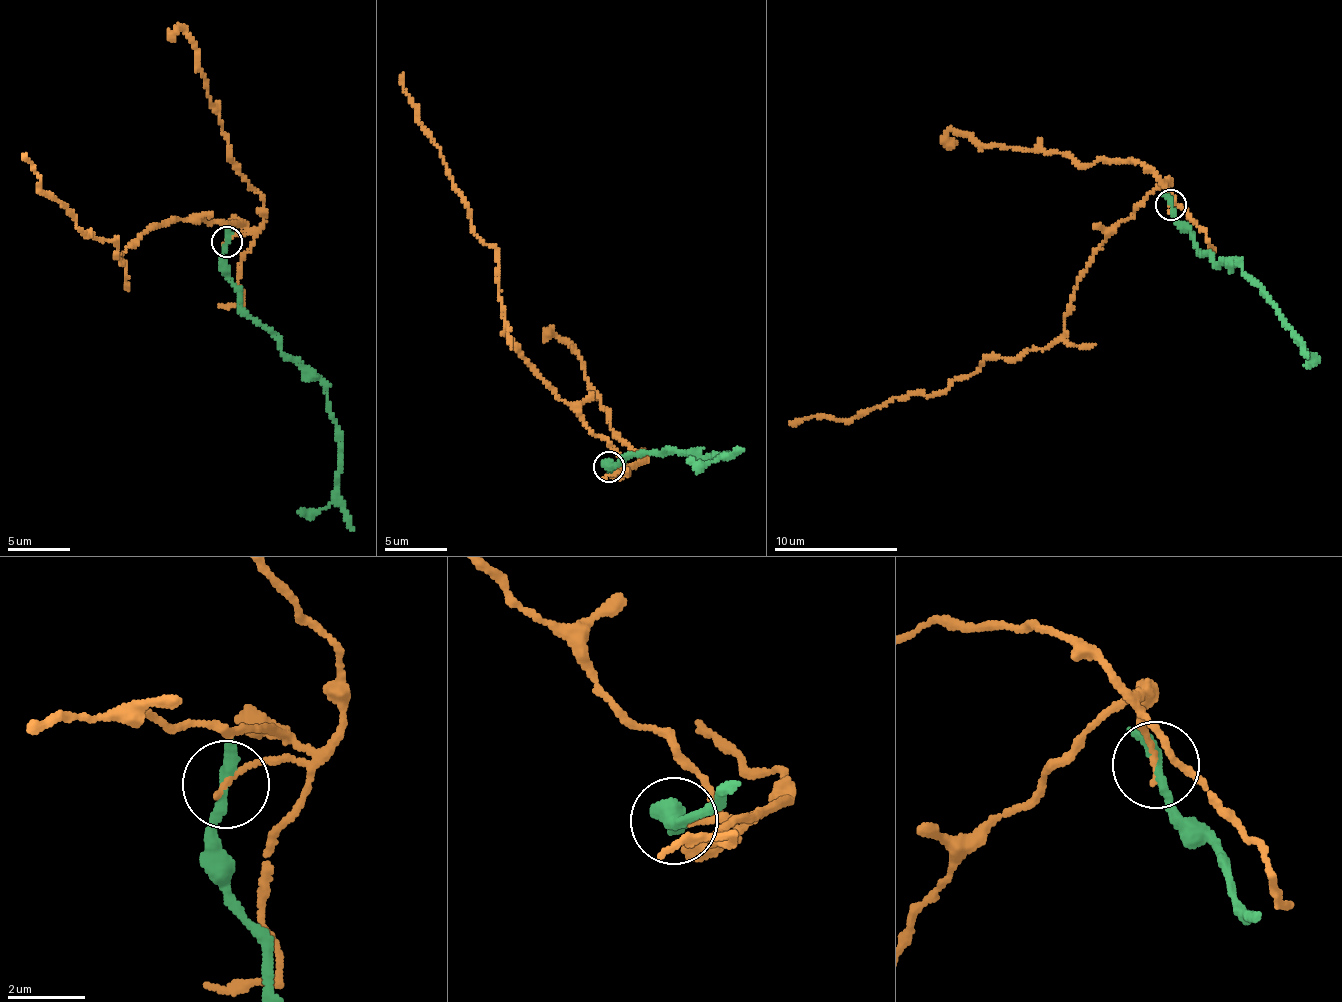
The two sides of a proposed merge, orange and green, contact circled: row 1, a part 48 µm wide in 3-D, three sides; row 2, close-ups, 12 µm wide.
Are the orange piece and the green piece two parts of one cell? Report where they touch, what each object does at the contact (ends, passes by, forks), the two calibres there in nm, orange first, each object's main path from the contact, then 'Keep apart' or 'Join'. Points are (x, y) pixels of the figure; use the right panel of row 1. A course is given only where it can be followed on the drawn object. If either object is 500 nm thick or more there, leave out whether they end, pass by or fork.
Place: (1171, 205). At the ring orange ends. At the ring green ends. Thickness 160 nm (orange) against 360 nm. Course of orange: (1172, 206), (1160, 183), (1102, 244), (1074, 291), (1067, 331), (1046, 348), (990, 357), (936, 395), (790, 424). Course of green: (1172, 206), (1190, 229), (1194, 247), (1219, 264), (1226, 258), (1242, 263), (1242, 275), (1307, 351), (1306, 367). Keep apart

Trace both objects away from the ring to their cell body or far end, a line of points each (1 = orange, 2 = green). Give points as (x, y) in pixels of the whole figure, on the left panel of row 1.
1: (226, 242), (245, 223), (178, 219), (120, 264), (118, 242), (82, 233), (26, 156)
2: (226, 242), (223, 266), (238, 301), (287, 357), (308, 366), (336, 424), (338, 490), (322, 508), (298, 511)

